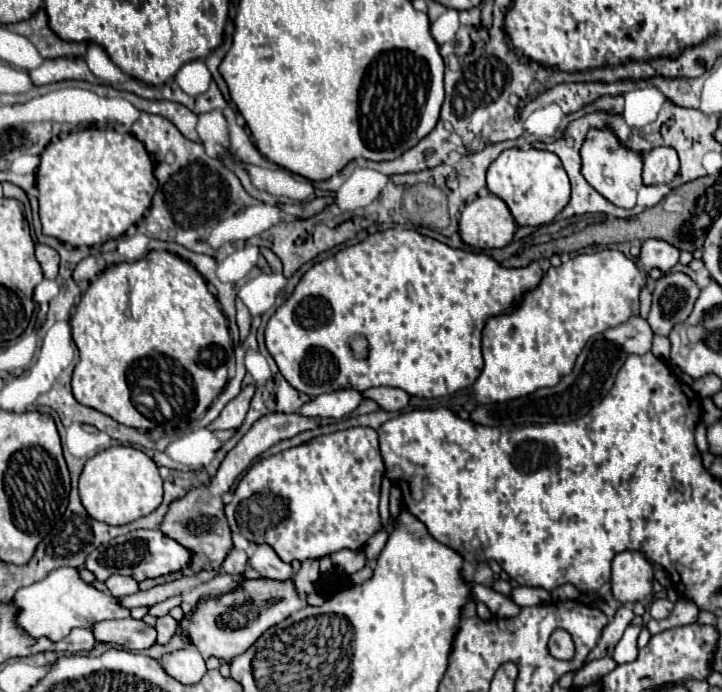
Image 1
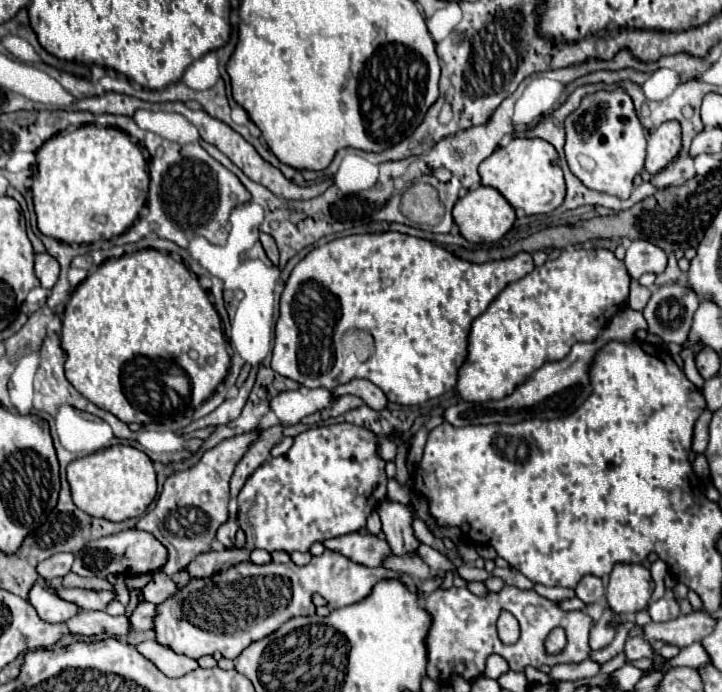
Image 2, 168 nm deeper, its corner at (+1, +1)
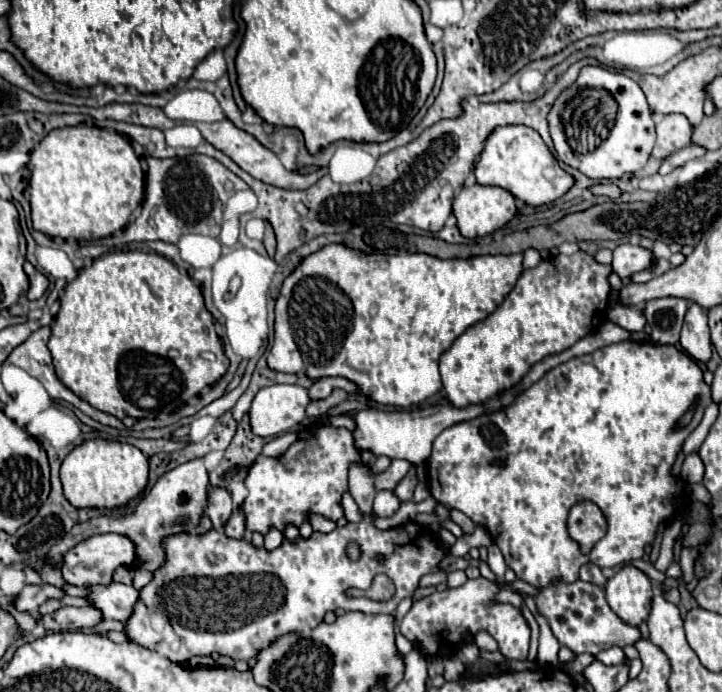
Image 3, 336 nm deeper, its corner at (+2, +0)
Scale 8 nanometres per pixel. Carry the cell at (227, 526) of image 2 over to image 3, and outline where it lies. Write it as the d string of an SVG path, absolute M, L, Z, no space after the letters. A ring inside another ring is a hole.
M213 489L209 495L209 505L205 509L205 515L211 519L215 531L223 531L225 523L233 515L233 509L235 507L231 503L231 495L225 489Z

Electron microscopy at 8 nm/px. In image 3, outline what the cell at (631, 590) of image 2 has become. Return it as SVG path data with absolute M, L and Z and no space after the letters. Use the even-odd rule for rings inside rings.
M621 567L605 585L609 607L627 623L639 625L651 611L653 583L637 567Z

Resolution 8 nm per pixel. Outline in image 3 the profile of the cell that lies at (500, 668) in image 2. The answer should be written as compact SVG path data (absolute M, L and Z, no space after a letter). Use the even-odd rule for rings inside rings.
M481 631L479 635L475 635L475 643L477 643L477 647L479 647L481 651L489 651L489 653L497 651L497 643L495 643L495 639L493 639L491 635L487 635L485 631Z

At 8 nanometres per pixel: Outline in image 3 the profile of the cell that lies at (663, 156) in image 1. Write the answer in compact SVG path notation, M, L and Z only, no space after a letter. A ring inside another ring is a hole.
M665 115L657 123L657 143L653 149L655 159L665 159L671 153L683 149L691 143L691 123L685 115Z

